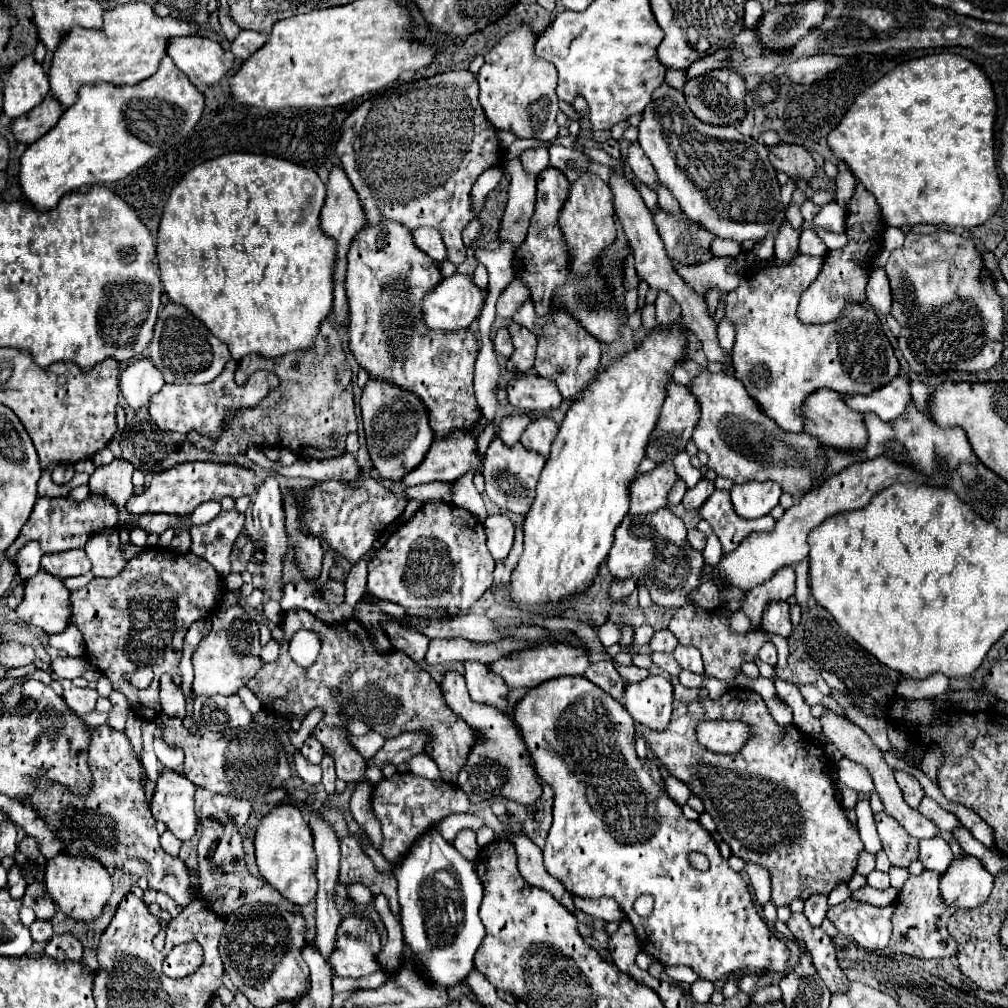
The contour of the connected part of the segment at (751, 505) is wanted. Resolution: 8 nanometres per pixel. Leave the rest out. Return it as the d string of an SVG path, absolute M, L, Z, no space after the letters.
M773 480L767 482L747 482L741 486L731 488L731 502L735 512L741 518L759 518L769 514L777 504L781 496L781 486Z

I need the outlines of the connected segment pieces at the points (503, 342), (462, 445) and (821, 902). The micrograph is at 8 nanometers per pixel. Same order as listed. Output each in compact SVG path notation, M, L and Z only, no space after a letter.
M499 328L497 334L495 334L495 352L503 358L509 358L513 354L513 344L511 344L511 338L509 338L509 330L507 328Z
M453 430L445 438L435 438L423 462L407 472L401 482L405 486L417 486L427 482L453 482L461 474L469 472L475 464L481 464L475 454L475 438L465 430Z
M813 894L805 900L805 916L809 918L809 922L813 926L821 926L821 922L825 920L827 914L827 896L825 894Z

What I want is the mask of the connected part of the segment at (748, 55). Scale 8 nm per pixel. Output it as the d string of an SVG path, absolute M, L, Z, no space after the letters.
M743 30L729 48L717 50L715 54L693 62L689 66L689 70L685 70L685 76L693 78L693 76L699 76L713 68L733 68L733 70L741 72L743 78L751 78L751 76L759 78L759 76L773 72L779 64L765 62L761 58L761 50L755 40L757 40L757 36L751 30Z

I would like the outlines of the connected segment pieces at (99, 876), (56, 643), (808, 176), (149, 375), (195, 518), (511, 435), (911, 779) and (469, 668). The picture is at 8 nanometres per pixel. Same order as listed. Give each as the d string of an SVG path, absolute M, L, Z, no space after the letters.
M57 854L47 862L45 886L59 910L75 922L95 922L103 914L113 890L111 874L99 862L93 862L91 858L65 858L65 854Z
M67 626L65 632L51 636L49 644L55 650L65 650L71 658L81 658L85 654L85 644L83 644L81 632L75 626Z
M777 144L769 150L769 158L777 172L785 172L789 178L799 178L805 182L811 182L815 178L817 166L805 148L795 144Z
M143 358L121 372L119 388L127 406L139 410L141 406L149 404L151 396L157 394L163 388L163 384L165 382L161 374L157 374L157 370L153 370L153 364L147 358Z
M205 502L205 504L201 504L201 506L189 516L189 520L191 520L191 524L207 524L207 522L211 522L219 512L221 512L221 504L217 504L217 502Z
M523 412L501 416L501 420L495 424L497 426L497 436L503 440L505 446L513 446L521 440L521 434L525 432L525 428L531 422L533 422L533 418L529 414L523 414Z
M895 770L893 774L895 774L897 784L899 784L901 790L903 790L903 798L905 798L905 802L907 802L911 808L917 808L919 802L921 802L921 798L925 796L925 792L923 792L919 780L917 780L915 776L907 774L907 772L901 772L901 770Z
M465 662L465 680L467 680L469 694L475 702L495 706L497 710L501 710L505 714L509 714L513 710L507 702L509 688L505 686L505 682L501 682L499 676L489 674L487 664Z

